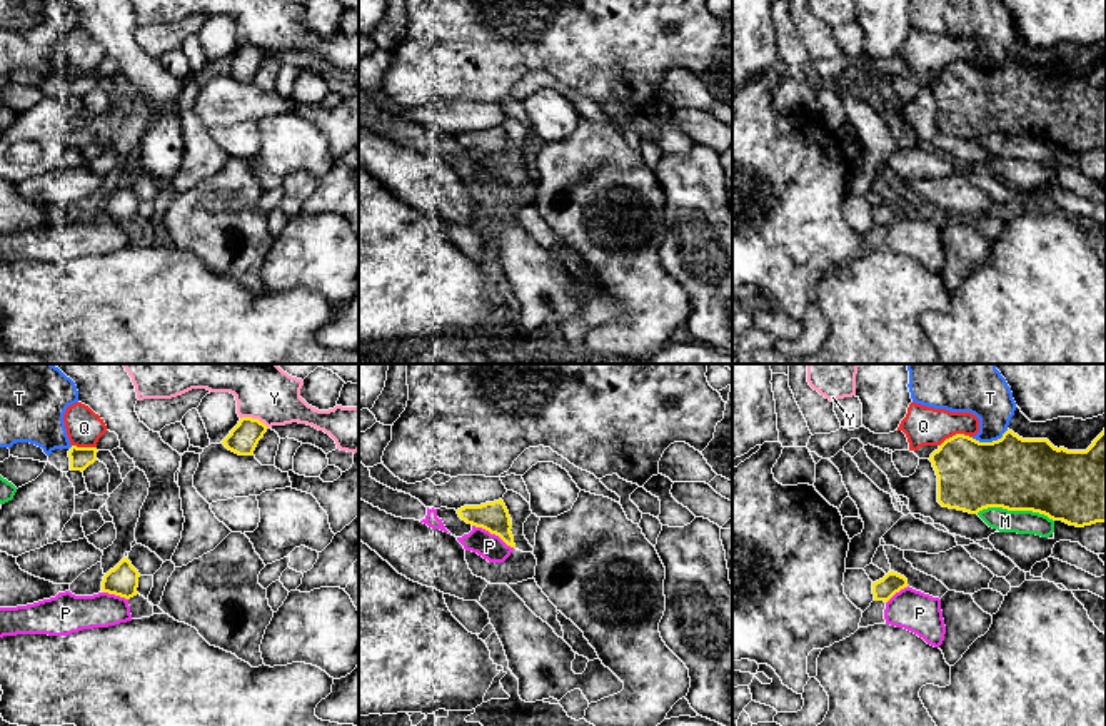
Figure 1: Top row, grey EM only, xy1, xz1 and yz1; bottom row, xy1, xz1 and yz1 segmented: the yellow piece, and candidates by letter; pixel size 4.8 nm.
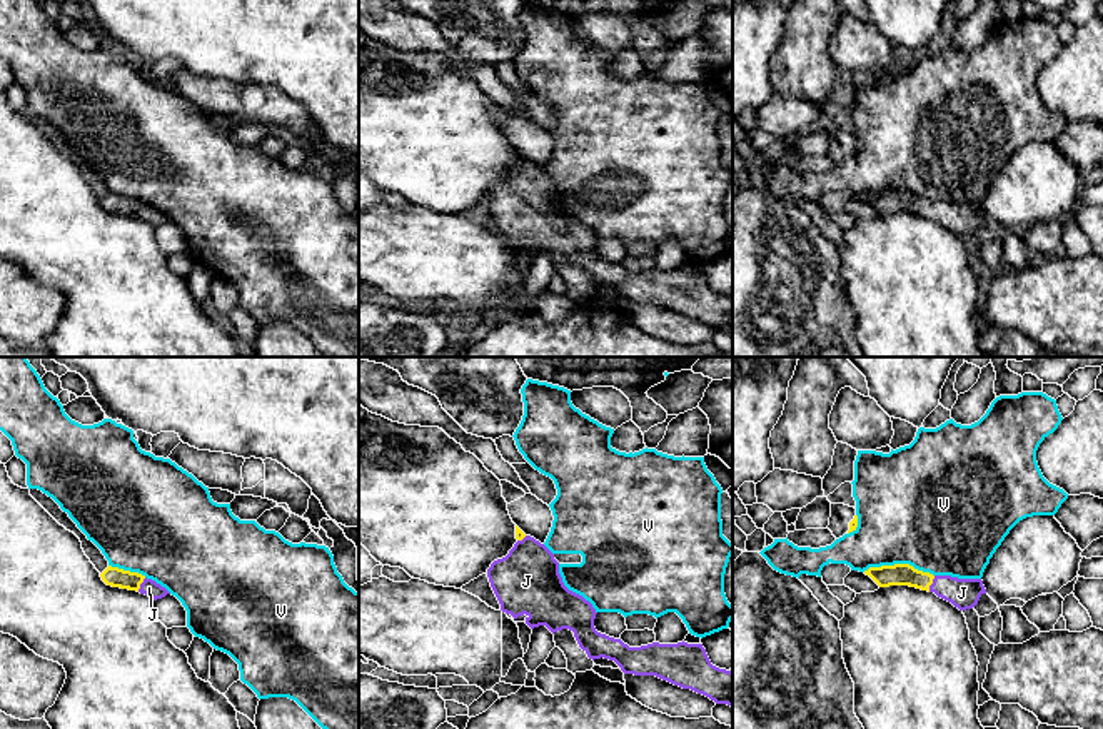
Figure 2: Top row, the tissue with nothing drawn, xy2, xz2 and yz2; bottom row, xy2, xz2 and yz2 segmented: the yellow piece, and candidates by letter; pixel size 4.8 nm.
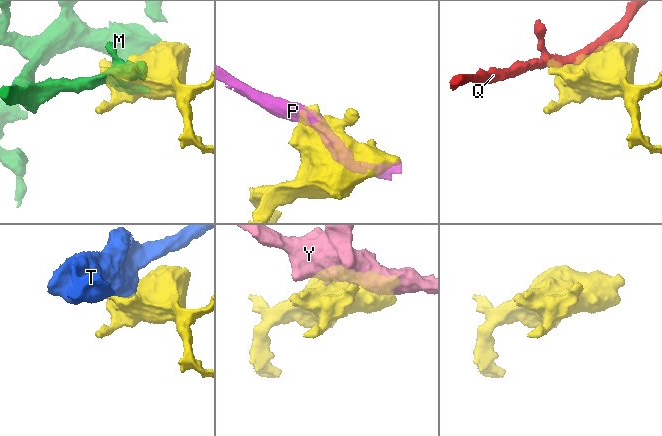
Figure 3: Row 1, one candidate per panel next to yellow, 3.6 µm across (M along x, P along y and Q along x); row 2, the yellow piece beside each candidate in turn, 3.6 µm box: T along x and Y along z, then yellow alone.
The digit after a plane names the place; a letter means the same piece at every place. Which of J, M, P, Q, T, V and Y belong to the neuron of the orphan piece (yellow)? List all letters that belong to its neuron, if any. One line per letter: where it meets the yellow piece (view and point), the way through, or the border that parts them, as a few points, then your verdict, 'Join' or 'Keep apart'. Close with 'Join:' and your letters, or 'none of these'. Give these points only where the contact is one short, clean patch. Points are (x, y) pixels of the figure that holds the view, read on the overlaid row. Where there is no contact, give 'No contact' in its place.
J: Touches yellow at yz2 (931, 583). Path across: yz2 (900, 574), (931, 583), (961, 593). Join
M: Touches yellow at yz1 (1015, 509). Keep apart
P: Touches yellow at xz1 (494, 533). Boundary: xz1 (472, 524), (497, 534), (514, 548). Keep apart
Q: Touches yellow at yz1 (956, 434). Keep apart
T: Touches yellow at yz1 (990, 443). Keep apart
V: Touches yellow at yz2 (898, 564). Keep apart
Y: Touches yellow at xy1 (254, 419). Boundary: xy1 (241, 418), (257, 418), (267, 428). Keep apart
Join: J

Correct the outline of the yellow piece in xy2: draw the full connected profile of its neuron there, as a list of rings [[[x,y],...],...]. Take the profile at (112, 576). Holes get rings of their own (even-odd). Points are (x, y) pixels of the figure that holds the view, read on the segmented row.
[[[108,566],[100,574],[100,577],[107,586],[137,591],[140,594],[152,597],[154,601],[162,599],[167,594],[170,594],[165,587],[162,587],[152,579],[147,579],[145,576],[139,572],[123,571],[112,566]]]

